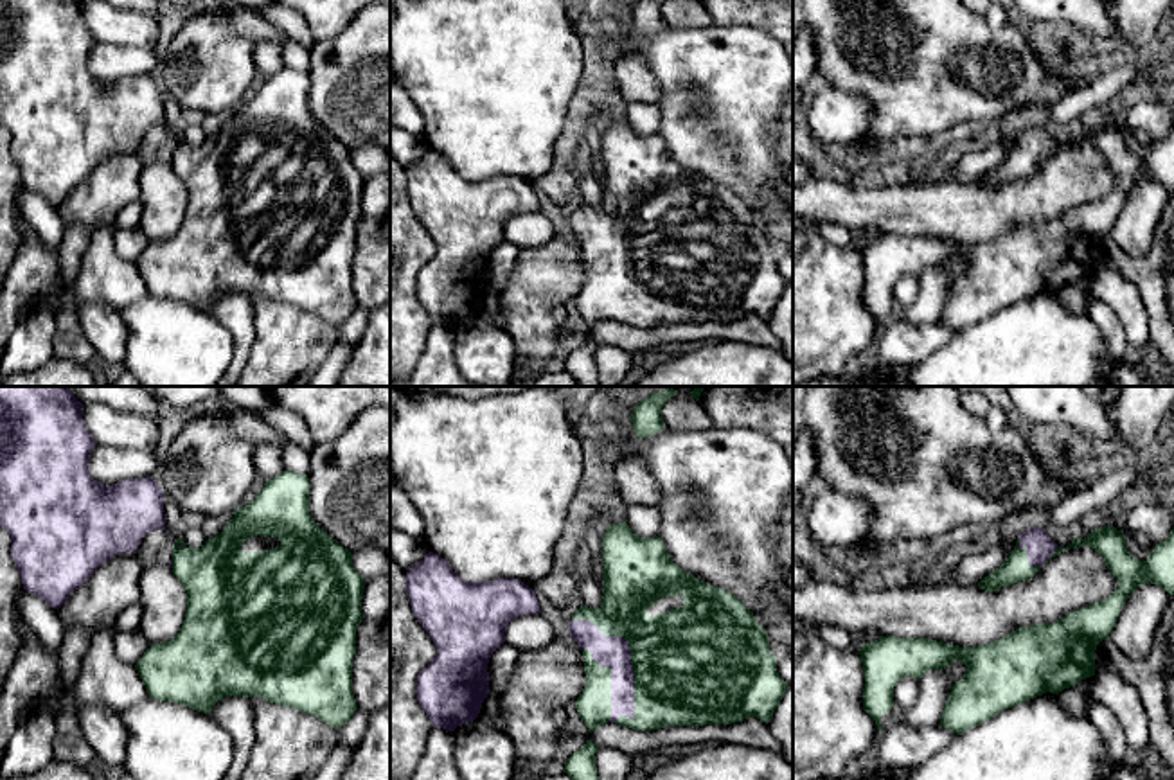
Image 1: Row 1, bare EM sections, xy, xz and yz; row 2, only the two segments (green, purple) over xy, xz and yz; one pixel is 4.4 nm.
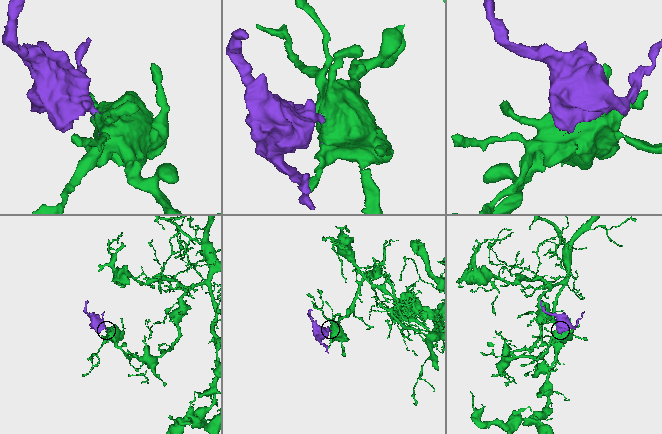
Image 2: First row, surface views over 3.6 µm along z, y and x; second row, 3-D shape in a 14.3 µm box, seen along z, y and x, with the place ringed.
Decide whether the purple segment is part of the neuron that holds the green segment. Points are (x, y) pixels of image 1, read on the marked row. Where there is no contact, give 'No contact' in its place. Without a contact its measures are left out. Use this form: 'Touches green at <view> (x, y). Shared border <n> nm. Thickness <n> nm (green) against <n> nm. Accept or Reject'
Touches green at xz (631, 655). Shared border 550 nm. Thickness 480 nm (green) against 140 nm. Accept

